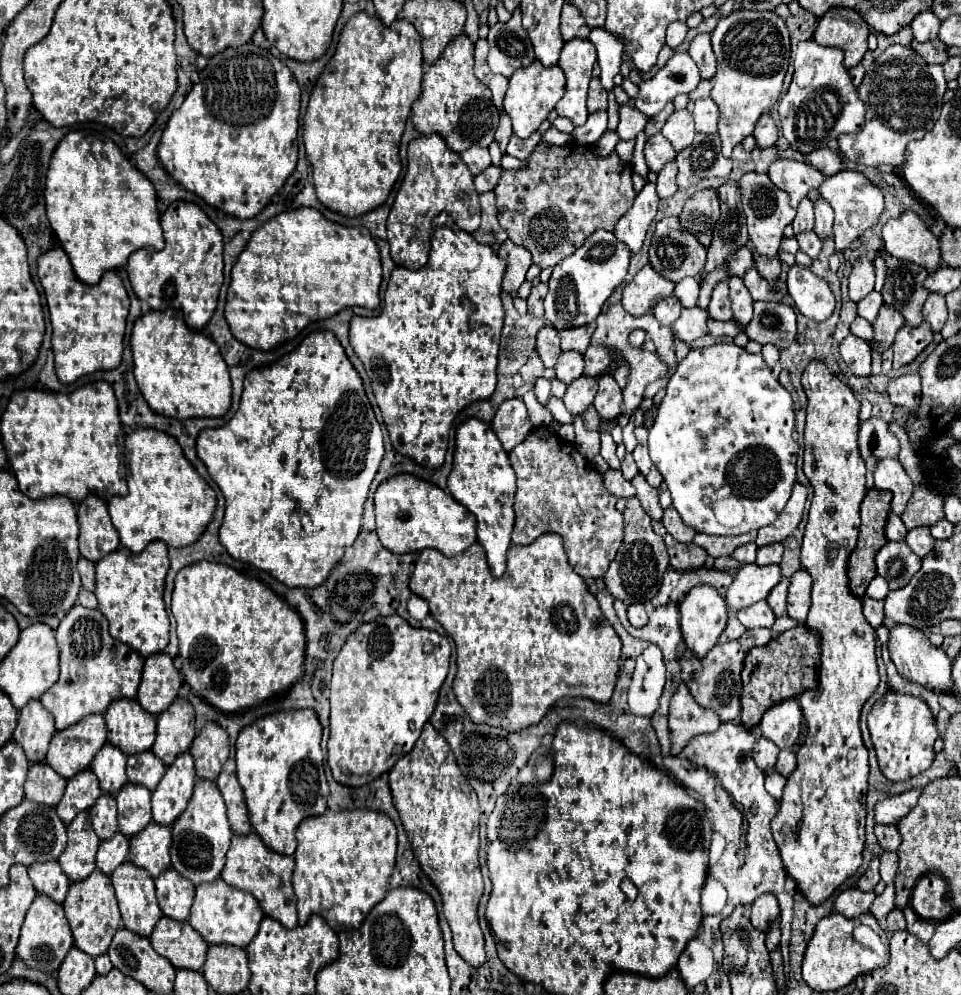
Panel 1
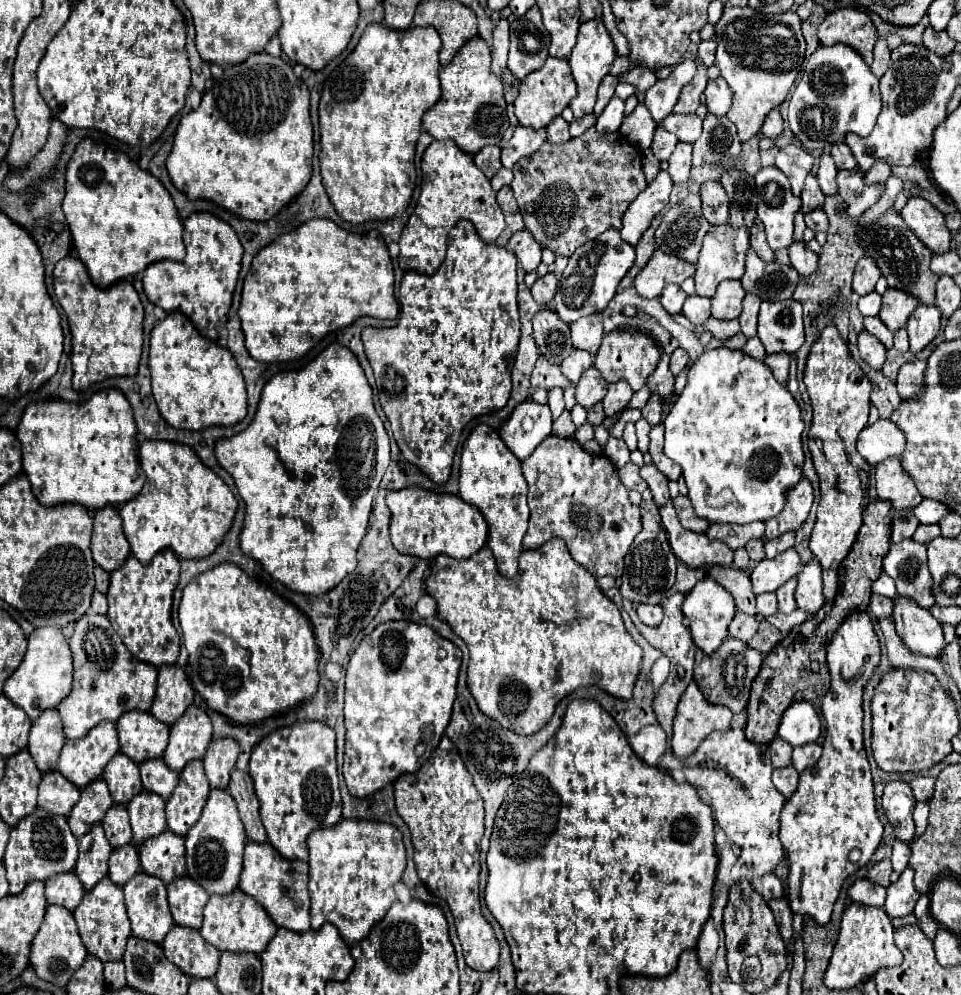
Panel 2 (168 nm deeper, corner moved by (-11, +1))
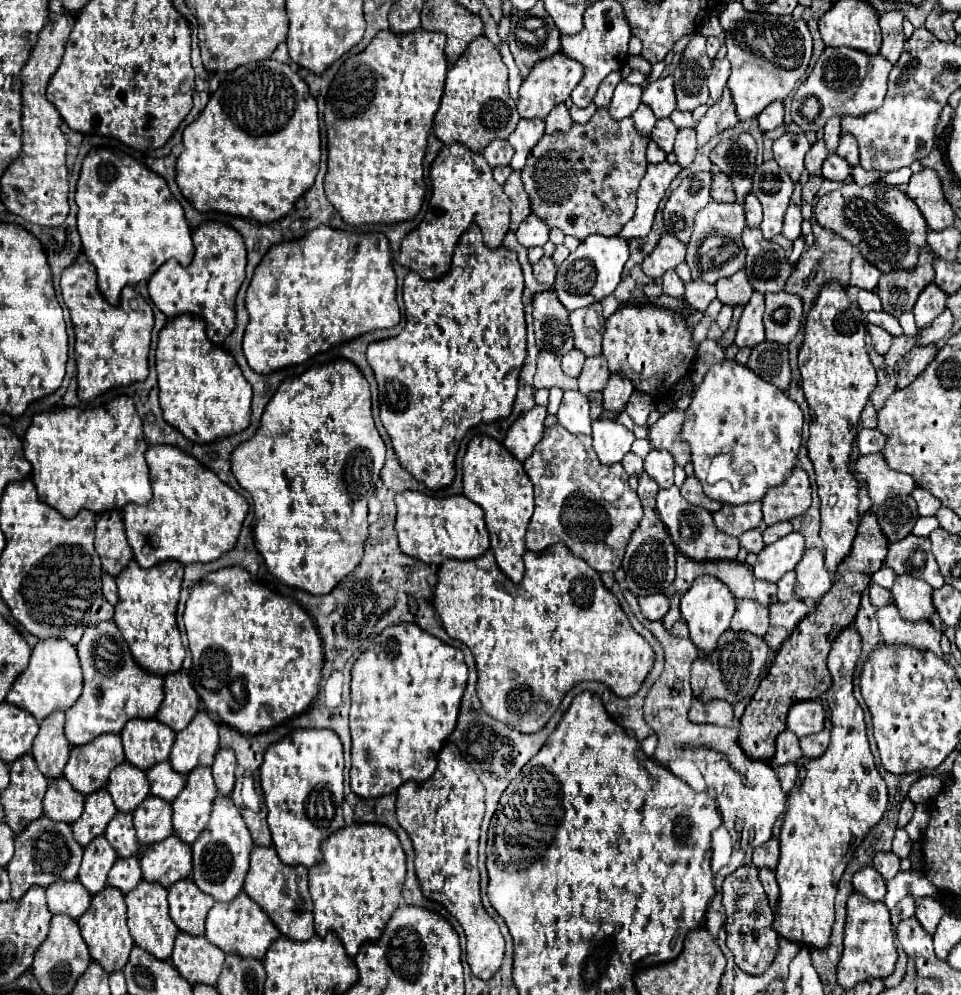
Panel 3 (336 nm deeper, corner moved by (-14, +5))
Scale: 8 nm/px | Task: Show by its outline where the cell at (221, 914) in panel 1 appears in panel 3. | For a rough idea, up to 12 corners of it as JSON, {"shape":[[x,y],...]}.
{"shape":[[242,891],[214,903],[206,939],[262,959],[280,931]]}

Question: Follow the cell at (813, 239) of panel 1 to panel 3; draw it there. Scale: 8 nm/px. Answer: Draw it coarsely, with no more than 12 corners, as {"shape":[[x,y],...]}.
{"shape":[[810,175],[802,187],[802,217],[812,217],[822,175]]}

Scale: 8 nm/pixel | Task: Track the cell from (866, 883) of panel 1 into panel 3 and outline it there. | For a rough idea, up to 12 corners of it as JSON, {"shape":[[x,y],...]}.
{"shape":[[878,853],[872,865],[892,879],[900,871],[900,859],[894,853]]}

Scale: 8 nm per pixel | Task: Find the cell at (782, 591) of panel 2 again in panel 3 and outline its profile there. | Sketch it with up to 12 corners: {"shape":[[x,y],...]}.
{"shape":[[790,571],[778,581],[778,599],[794,595],[796,575]]}

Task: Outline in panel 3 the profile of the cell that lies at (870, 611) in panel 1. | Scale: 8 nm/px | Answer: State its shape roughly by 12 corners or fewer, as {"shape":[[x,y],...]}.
{"shape":[[870,583],[870,603],[884,607],[890,603],[890,591]]}

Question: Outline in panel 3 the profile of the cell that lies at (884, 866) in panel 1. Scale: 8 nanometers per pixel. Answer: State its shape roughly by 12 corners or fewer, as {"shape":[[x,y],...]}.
{"shape":[[896,829],[892,853],[900,859],[910,853],[910,839],[904,829]]}

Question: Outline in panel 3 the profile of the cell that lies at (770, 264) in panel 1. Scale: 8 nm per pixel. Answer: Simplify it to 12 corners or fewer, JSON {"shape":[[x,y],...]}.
{"shape":[[746,195],[748,227],[760,227],[762,207],[756,195]]}

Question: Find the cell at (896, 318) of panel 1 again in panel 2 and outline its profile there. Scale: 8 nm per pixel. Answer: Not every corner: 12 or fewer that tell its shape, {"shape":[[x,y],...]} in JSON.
{"shape":[[887,289],[879,319],[891,333],[905,327],[917,299]]}

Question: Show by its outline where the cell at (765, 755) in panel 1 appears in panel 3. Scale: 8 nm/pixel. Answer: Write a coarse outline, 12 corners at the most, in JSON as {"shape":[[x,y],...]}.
{"shape":[[792,731],[776,739],[772,763],[796,763],[802,757],[800,739]]}

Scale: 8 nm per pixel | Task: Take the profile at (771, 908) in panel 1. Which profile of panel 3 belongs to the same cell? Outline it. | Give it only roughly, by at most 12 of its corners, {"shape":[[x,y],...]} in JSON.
{"shape":[[770,839],[754,851],[752,863],[756,867],[776,869],[778,839]]}

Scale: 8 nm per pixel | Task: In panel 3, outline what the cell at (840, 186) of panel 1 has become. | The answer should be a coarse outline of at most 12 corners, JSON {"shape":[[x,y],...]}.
{"shape":[[836,153],[822,163],[822,175],[830,181],[848,179],[852,167]]}

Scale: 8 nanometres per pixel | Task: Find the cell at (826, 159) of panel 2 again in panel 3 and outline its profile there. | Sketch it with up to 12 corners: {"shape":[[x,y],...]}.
{"shape":[[840,115],[824,125],[824,141],[834,153],[840,139]]}

